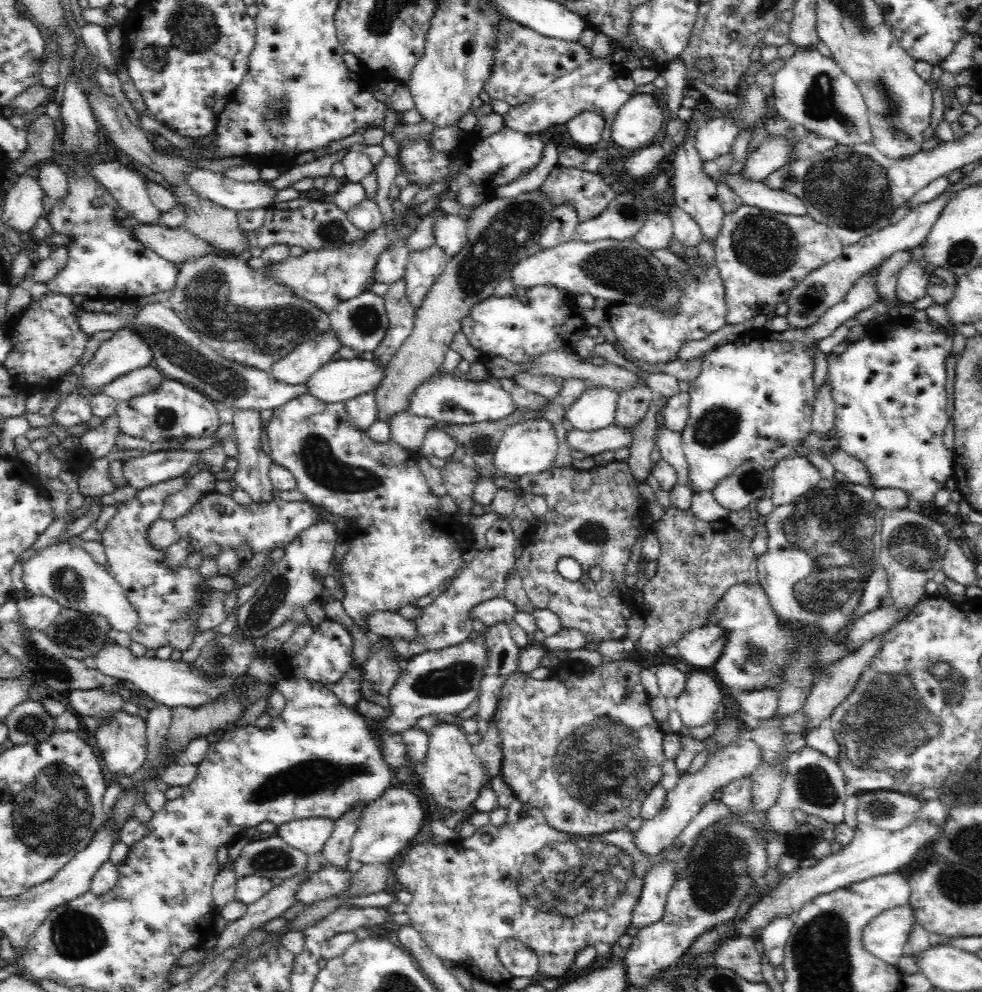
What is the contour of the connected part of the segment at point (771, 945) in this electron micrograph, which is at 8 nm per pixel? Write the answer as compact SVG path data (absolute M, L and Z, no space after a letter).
M782 915L773 917L759 932L759 939L764 945L764 954L774 967L783 964L785 947L792 927L791 918Z

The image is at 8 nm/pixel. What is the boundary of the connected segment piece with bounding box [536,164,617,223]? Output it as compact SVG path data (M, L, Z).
M558 164L550 169L545 180L536 191L544 193L544 196L552 201L553 207L572 205L580 223L598 216L600 212L605 210L606 204L617 195L617 192L610 188L610 181L600 177L597 172L590 173L578 168L566 168Z

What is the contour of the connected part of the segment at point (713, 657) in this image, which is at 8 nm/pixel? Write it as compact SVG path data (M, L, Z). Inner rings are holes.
M707 622L687 632L675 646L675 652L695 669L714 666L727 643L727 632Z

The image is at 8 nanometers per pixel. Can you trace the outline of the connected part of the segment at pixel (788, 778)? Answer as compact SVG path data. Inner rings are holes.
M804 746L790 753L787 758L787 773L779 790L777 802L768 810L766 828L770 828L770 832L790 832L790 820L795 810L816 816L828 823L844 823L847 799L844 773L838 763L823 752Z

